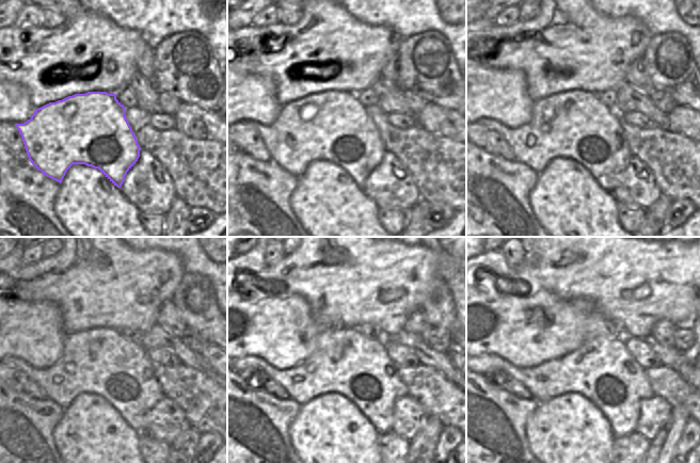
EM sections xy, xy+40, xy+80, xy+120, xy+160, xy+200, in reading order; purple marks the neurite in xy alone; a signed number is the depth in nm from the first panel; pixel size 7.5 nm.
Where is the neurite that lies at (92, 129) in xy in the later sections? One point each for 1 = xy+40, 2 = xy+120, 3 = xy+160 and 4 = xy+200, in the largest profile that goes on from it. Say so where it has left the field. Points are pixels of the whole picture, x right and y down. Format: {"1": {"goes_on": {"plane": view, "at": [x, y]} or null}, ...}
{"1": {"goes_on": {"plane": "xy+40", "at": [334, 126]}}, "2": {"goes_on": {"plane": "xy+120", "at": [100, 361]}}, "3": {"goes_on": {"plane": "xy+160", "at": [345, 362]}}, "4": {"goes_on": {"plane": "xy+200", "at": [603, 370]}}}

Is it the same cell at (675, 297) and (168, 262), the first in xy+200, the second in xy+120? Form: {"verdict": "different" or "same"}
{"verdict": "same"}

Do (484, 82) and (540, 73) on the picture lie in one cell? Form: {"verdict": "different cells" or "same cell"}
{"verdict": "different cells"}

